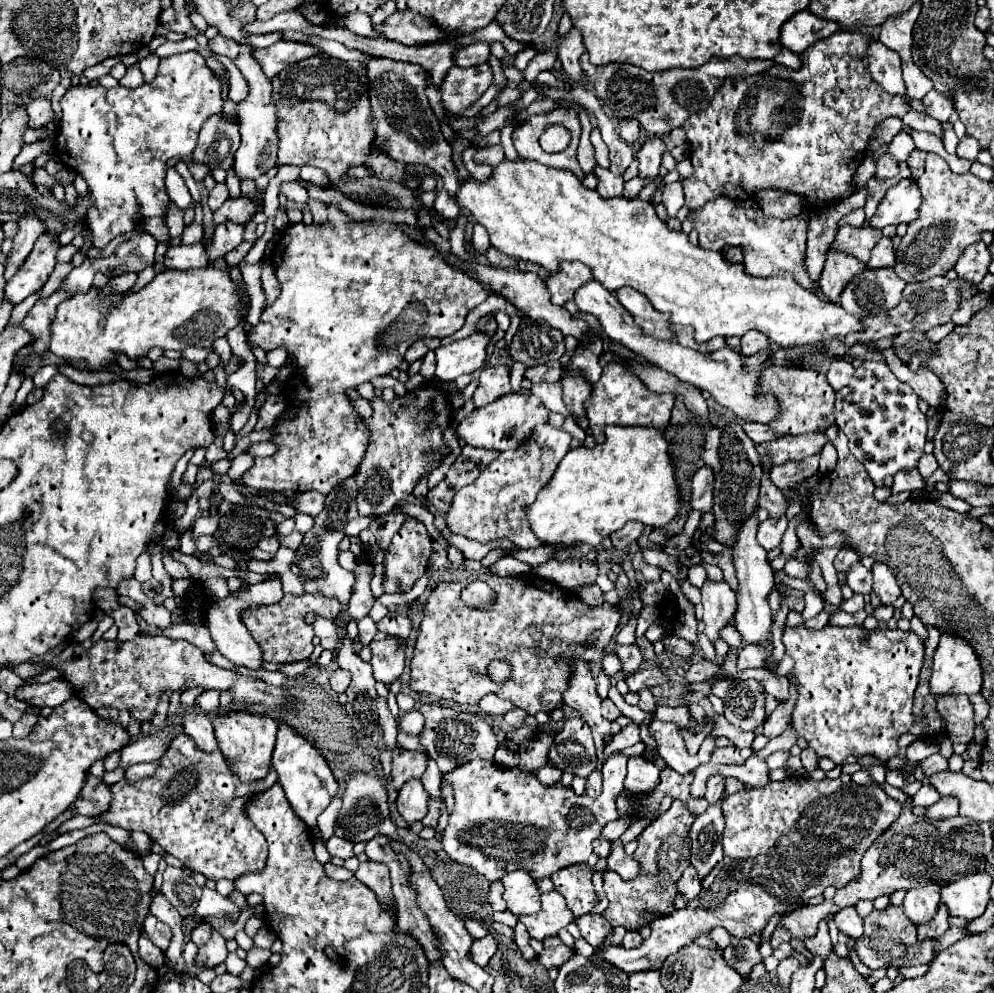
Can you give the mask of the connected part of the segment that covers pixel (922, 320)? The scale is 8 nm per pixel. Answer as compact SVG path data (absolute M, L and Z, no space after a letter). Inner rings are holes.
M933 277L929 281L919 281L919 283L909 283L905 289L903 289L903 297L899 301L899 305L891 311L885 311L885 313L879 313L877 317L871 317L869 321L863 321L865 323L865 333L853 333L853 335L847 335L845 339L833 339L831 347L825 347L827 353L831 355L845 355L847 349L851 345L855 345L857 341L877 341L881 337L893 337L893 335L899 335L903 331L929 331L937 325L943 325L947 321L951 321L953 313L957 311L959 303L963 301L961 297L961 291L963 289L975 289L977 291L977 285L969 283L969 281L963 281L963 279L949 279L949 277Z

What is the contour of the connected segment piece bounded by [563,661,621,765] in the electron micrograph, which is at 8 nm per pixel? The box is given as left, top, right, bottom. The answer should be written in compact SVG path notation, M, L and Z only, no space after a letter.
M571 661L573 667L573 677L569 681L569 689L563 695L563 703L579 711L579 715L585 719L585 723L593 731L595 747L597 747L597 757L599 765L605 763L603 759L603 749L605 749L605 737L613 737L615 733L621 731L619 723L607 721L601 715L601 699L595 691L595 679L591 675L591 667L585 661Z

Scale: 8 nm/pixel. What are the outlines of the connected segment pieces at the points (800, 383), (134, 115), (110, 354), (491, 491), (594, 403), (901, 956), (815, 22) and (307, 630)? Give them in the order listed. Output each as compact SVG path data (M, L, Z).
M771 365L761 373L761 389L765 389L765 393L777 393L777 403L781 405L781 417L777 417L773 425L767 425L775 433L787 433L787 435L823 433L827 427L835 425L833 415L835 391L829 385L827 377L819 371Z
M187 51L181 55L163 57L157 77L137 89L105 89L101 85L69 87L61 97L61 109L63 119L59 121L55 151L63 165L77 169L85 177L93 195L95 205L87 213L87 227L93 233L93 247L103 249L111 239L133 229L145 229L157 241L169 241L167 229L163 225L163 213L169 203L169 195L165 191L167 161L193 153L201 125L211 115L221 113L221 81L217 79L215 71L207 67L205 59L197 51Z
M205 267L205 269L189 269L189 271L163 271L149 285L139 291L113 293L109 285L91 287L87 293L73 295L57 307L57 315L51 325L51 351L65 359L71 367L99 371L105 367L117 365L117 355L125 353L129 359L137 361L149 353L153 347L161 347L163 351L175 349L183 351L189 345L211 351L213 343L219 337L225 337L229 329L233 329L241 315L245 315L245 307L239 301L239 285L235 285L227 271Z
M545 423L535 441L527 441L525 445L517 447L515 453L499 453L499 457L481 471L475 483L457 491L447 513L447 527L453 533L465 535L479 543L509 539L521 549L535 549L541 545L529 529L525 509L535 501L539 489L553 477L559 461L569 451L569 443L571 435L565 429Z
M607 363L603 367L603 375L597 383L593 383L591 399L585 403L587 419L591 435L597 443L605 441L605 425L637 425L637 427L655 427L659 431L665 431L671 419L671 409L675 403L675 395L663 393L655 395L645 385L641 385L639 377L633 377L631 371L627 371L621 363Z
M889 905L887 909L875 909L865 919L865 935L857 941L857 955L859 959L869 967L909 967L909 965L929 965L935 957L933 945L937 939L925 939L923 943L917 941L917 927L909 923L909 917L905 917L903 907Z
M805 9L793 15L781 27L781 45L795 53L803 53L807 47L811 47L819 39L833 35L835 31L839 31L839 25L835 21L825 21L809 9Z
M311 593L285 595L275 605L245 609L243 615L241 615L241 621L253 633L253 637L261 645L261 649L265 649L265 655L263 655L265 661L271 661L271 663L295 663L295 661L309 659L309 655L313 651L311 639L313 639L315 633L313 633L313 625L305 623L305 615L307 613L317 613L317 615L325 615L325 617L333 619L333 613L337 613L337 609L339 609L337 601L327 599L321 593L317 593L317 595L311 595Z

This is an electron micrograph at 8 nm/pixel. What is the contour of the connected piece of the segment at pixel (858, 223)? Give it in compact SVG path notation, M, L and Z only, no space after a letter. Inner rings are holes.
M859 208L845 215L841 219L841 221L839 221L839 227L841 227L841 225L851 225L853 227L861 227L864 222L865 222L864 210L863 208Z

